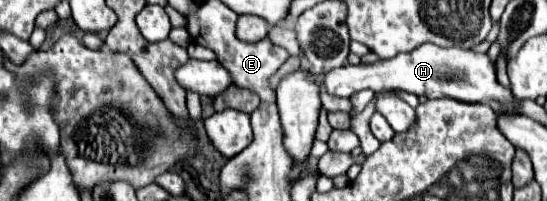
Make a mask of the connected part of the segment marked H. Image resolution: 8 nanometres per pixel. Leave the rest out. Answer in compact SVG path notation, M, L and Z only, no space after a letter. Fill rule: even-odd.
M423 43L415 51L399 53L395 59L333 69L323 77L323 87L329 95L337 97L351 97L361 89L371 89L373 93L407 91L413 95L425 95L427 99L449 97L465 103L485 103L495 113L515 113L515 97L497 81L495 63L487 53L477 53L473 49L461 47L443 49L433 43Z

